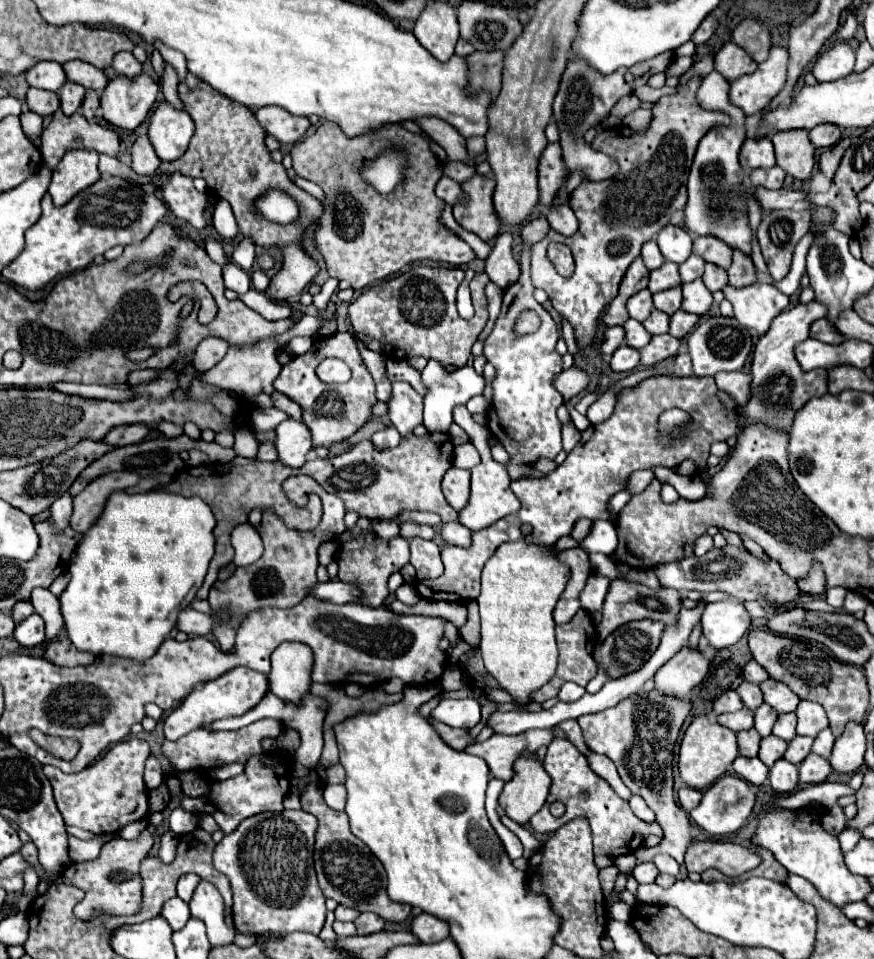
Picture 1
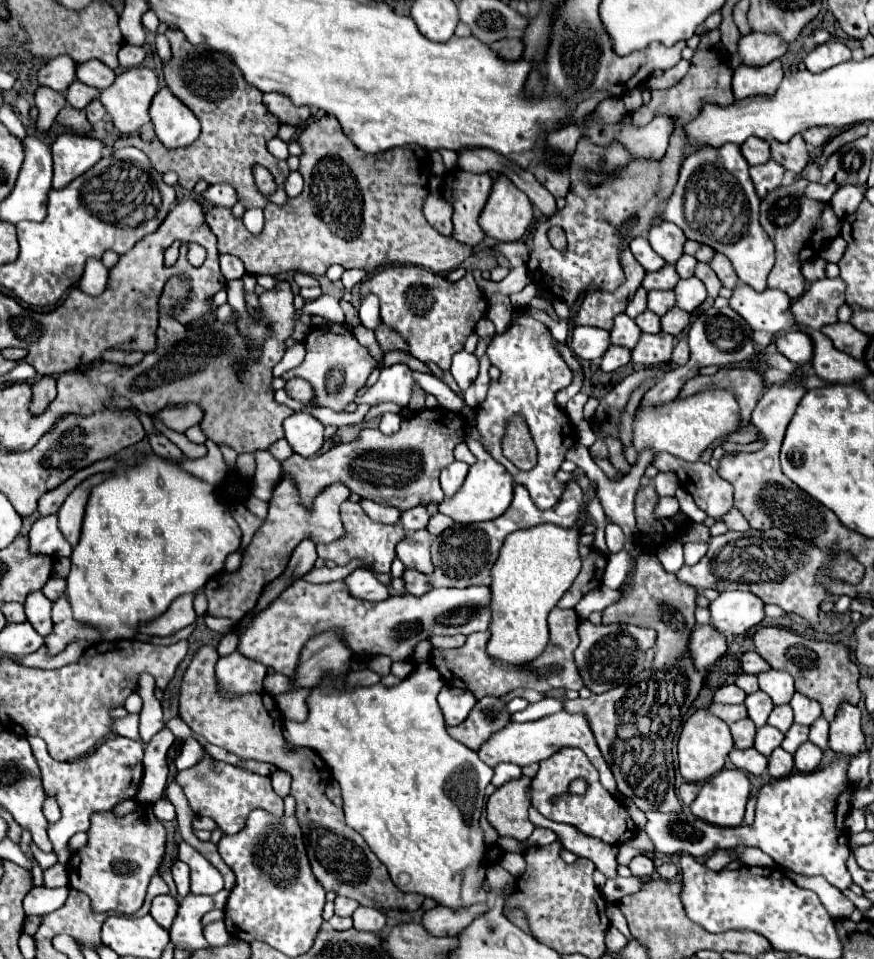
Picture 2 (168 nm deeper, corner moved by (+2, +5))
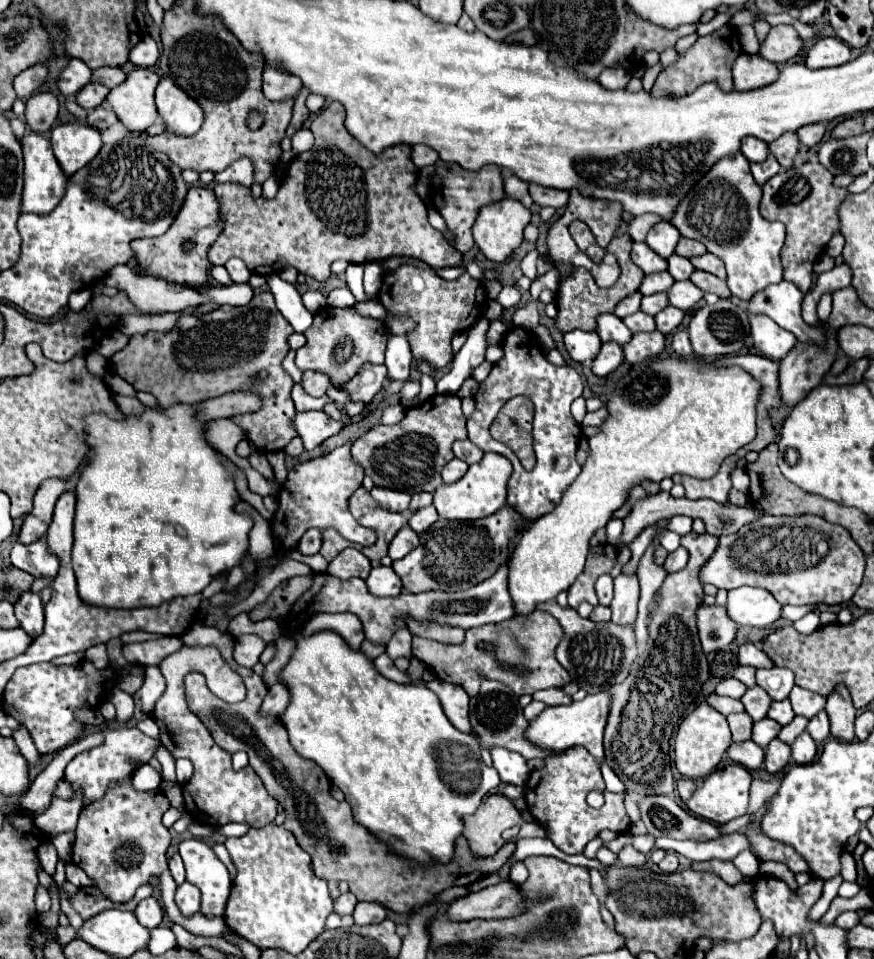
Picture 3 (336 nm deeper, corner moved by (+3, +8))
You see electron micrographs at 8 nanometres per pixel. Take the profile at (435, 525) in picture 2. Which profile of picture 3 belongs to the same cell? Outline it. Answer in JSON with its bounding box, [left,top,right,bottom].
[409,506,439,534]

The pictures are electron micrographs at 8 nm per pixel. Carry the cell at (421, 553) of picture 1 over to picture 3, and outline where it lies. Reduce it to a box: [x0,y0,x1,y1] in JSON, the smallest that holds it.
[389,526,419,560]

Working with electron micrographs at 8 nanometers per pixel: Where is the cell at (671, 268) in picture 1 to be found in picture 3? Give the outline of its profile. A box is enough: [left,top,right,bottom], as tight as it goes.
[639,272,673,296]

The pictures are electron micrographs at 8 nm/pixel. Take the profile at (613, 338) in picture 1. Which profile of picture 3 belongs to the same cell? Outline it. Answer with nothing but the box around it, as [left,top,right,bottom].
[563,330,601,364]

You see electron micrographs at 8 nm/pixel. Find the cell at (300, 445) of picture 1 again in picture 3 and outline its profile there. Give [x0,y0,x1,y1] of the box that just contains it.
[295,410,343,450]

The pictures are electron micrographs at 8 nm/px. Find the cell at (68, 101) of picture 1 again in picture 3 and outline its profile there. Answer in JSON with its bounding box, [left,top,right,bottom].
[75,82,109,110]

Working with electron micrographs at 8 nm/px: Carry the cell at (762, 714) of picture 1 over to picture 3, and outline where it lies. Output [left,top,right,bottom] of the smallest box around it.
[741,686,771,722]

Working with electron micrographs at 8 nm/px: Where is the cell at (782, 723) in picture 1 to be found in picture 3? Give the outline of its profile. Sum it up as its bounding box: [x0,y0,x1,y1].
[767,698,795,726]

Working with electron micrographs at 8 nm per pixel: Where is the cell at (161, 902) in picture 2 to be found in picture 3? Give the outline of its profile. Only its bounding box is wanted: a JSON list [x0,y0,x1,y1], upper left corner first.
[135,898,163,930]

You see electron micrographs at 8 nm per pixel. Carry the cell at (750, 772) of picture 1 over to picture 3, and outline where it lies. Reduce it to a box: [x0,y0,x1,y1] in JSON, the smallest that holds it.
[727,740,763,768]

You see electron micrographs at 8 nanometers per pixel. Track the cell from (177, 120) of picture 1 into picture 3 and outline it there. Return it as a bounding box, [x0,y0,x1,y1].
[155,78,205,136]

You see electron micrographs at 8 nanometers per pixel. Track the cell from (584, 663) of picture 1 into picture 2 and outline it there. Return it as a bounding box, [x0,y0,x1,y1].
[434,607,582,699]

